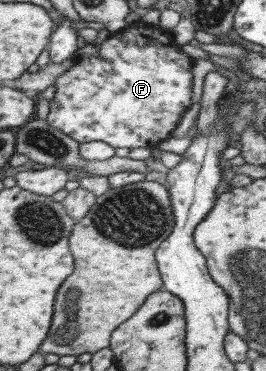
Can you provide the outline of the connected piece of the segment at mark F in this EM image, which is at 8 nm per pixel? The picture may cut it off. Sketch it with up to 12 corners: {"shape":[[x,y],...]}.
{"shape":[[139,21],[55,81],[46,127],[153,148],[191,105],[191,65]]}

